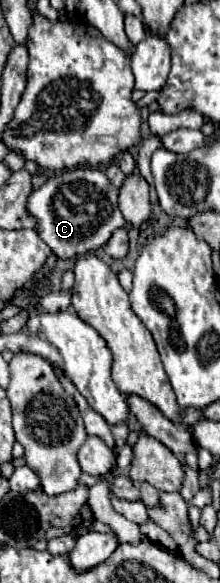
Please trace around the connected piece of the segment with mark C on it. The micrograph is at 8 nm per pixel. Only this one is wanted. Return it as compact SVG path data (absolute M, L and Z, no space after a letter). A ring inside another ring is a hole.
M68 169L52 175L28 199L28 211L38 219L38 235L60 259L72 259L90 249L104 247L112 231L126 225L118 209L118 187L100 169ZM80 199L80 203L72 203Z

